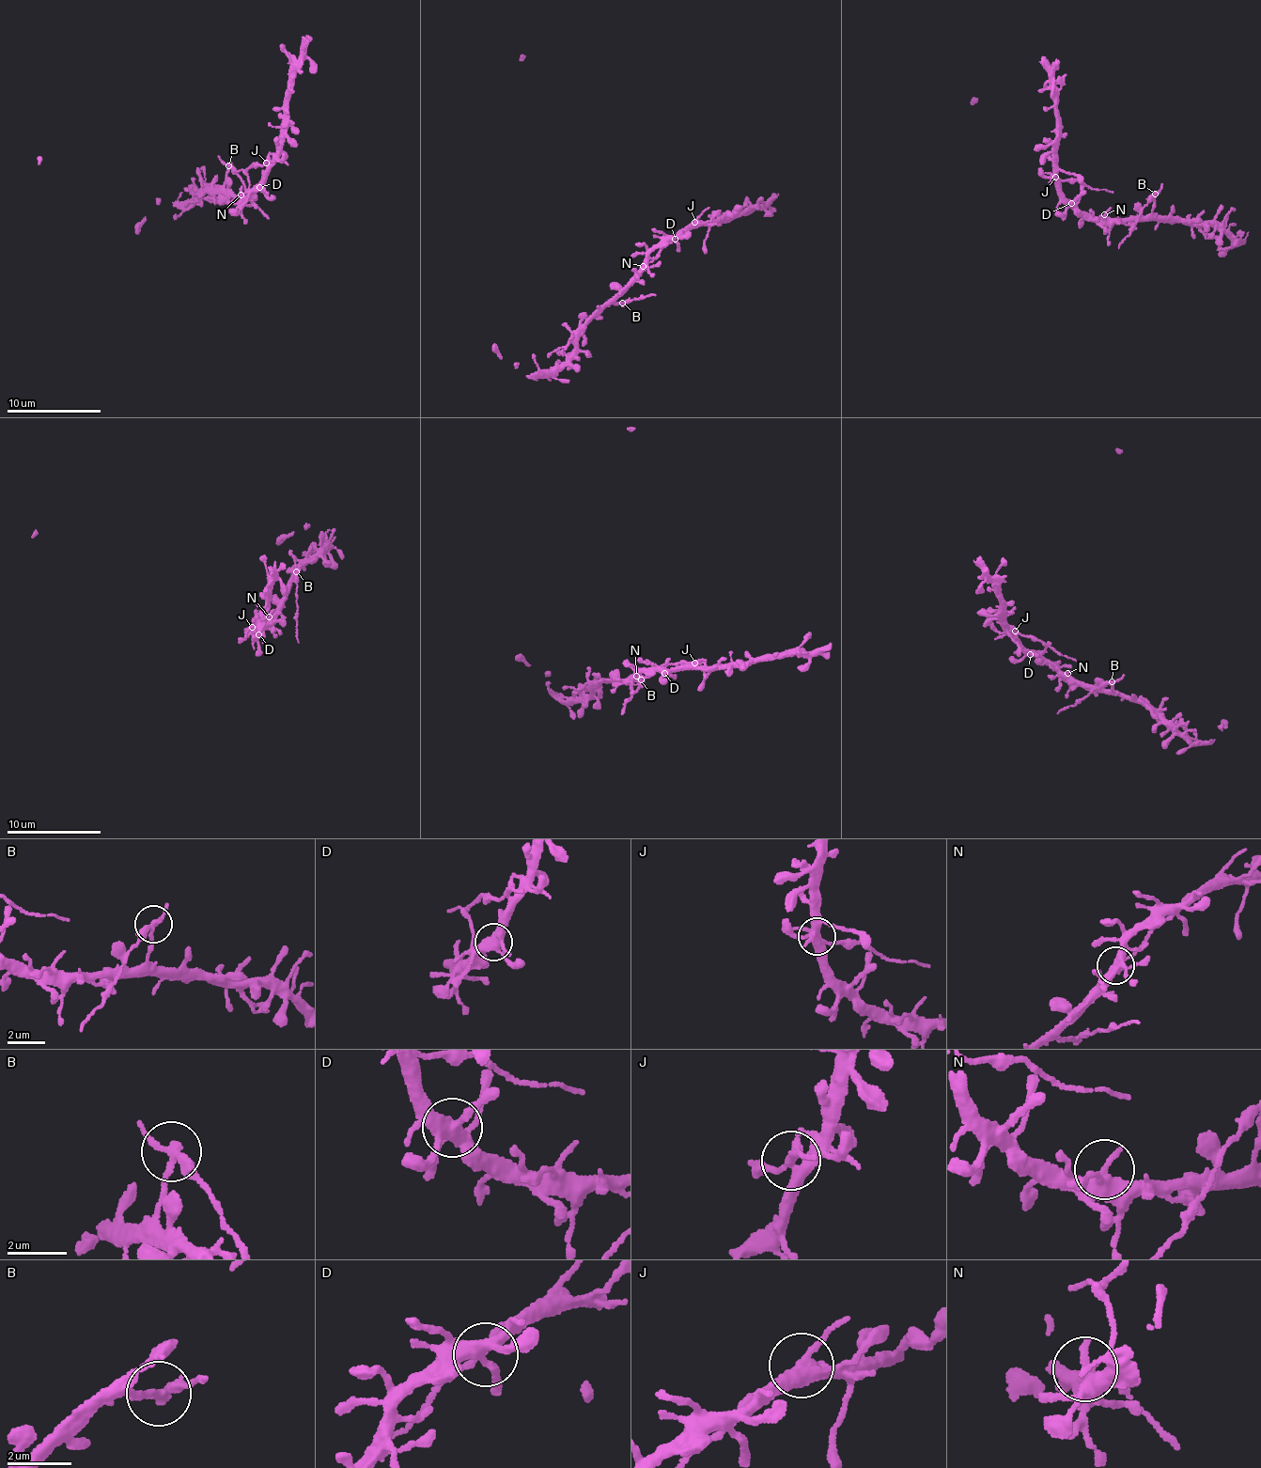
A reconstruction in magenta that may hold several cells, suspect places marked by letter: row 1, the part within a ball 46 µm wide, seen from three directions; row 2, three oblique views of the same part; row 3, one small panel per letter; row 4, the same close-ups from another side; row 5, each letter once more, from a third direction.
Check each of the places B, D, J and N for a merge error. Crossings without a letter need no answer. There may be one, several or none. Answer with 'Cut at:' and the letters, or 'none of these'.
Cut at: B, J

